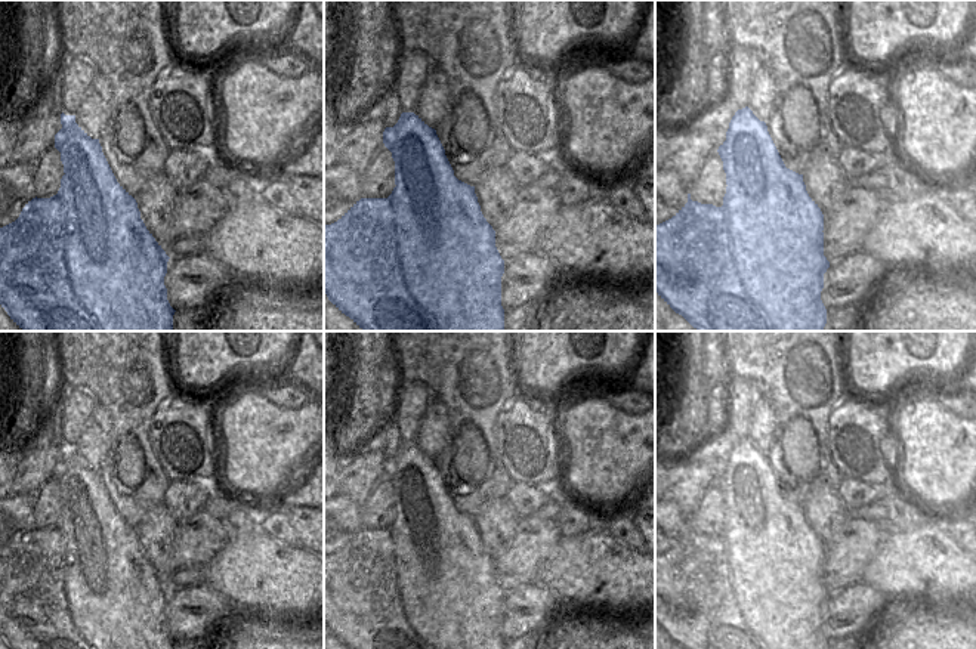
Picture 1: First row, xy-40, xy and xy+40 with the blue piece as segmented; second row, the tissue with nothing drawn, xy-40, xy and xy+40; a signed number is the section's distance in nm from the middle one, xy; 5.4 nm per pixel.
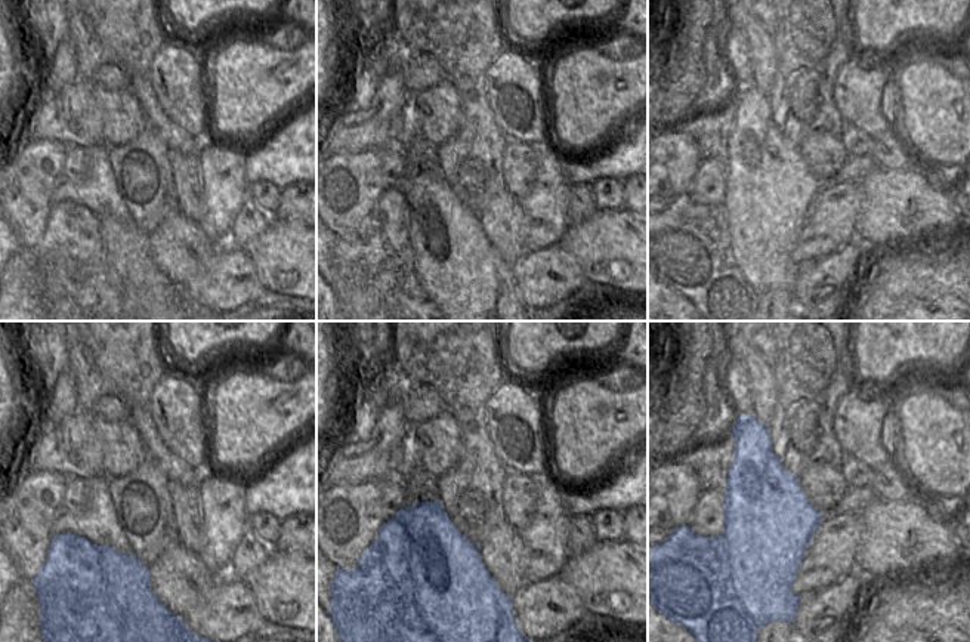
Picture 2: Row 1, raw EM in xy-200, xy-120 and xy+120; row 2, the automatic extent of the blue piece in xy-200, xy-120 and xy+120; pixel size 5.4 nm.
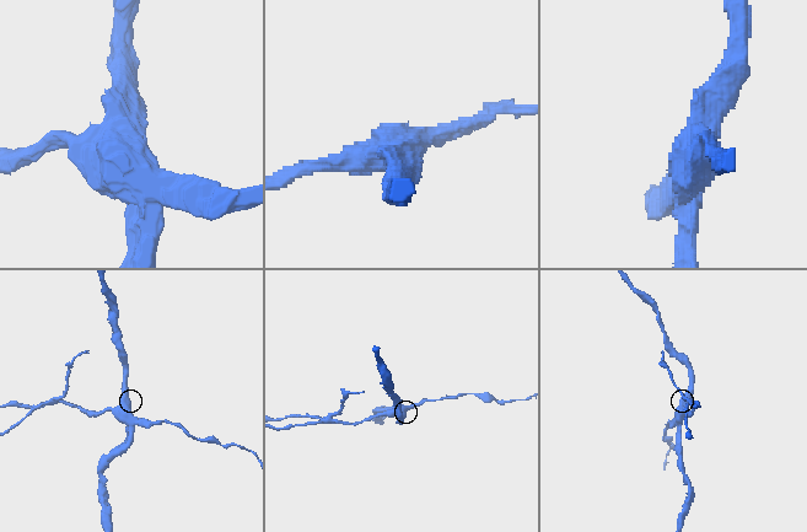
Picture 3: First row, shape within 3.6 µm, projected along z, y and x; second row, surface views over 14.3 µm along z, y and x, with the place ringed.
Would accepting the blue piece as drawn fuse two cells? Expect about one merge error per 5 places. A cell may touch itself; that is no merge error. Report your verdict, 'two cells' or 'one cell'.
two cells

